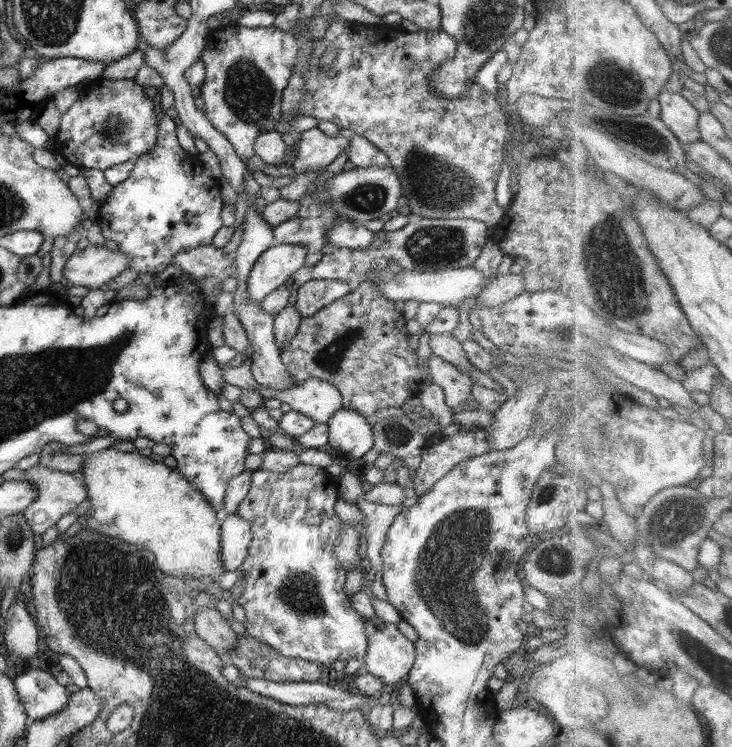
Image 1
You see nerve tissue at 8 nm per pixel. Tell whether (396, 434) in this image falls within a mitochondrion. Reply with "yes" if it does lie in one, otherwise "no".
yes

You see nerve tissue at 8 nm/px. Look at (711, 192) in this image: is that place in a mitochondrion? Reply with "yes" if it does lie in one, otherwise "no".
no

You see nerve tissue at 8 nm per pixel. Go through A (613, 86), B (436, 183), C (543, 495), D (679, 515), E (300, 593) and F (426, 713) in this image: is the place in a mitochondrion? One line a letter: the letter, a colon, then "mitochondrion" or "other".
A: mitochondrion
B: mitochondrion
C: mitochondrion
D: mitochondrion
E: mitochondrion
F: other

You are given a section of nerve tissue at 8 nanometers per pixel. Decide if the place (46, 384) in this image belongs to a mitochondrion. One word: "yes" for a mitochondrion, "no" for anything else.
yes

